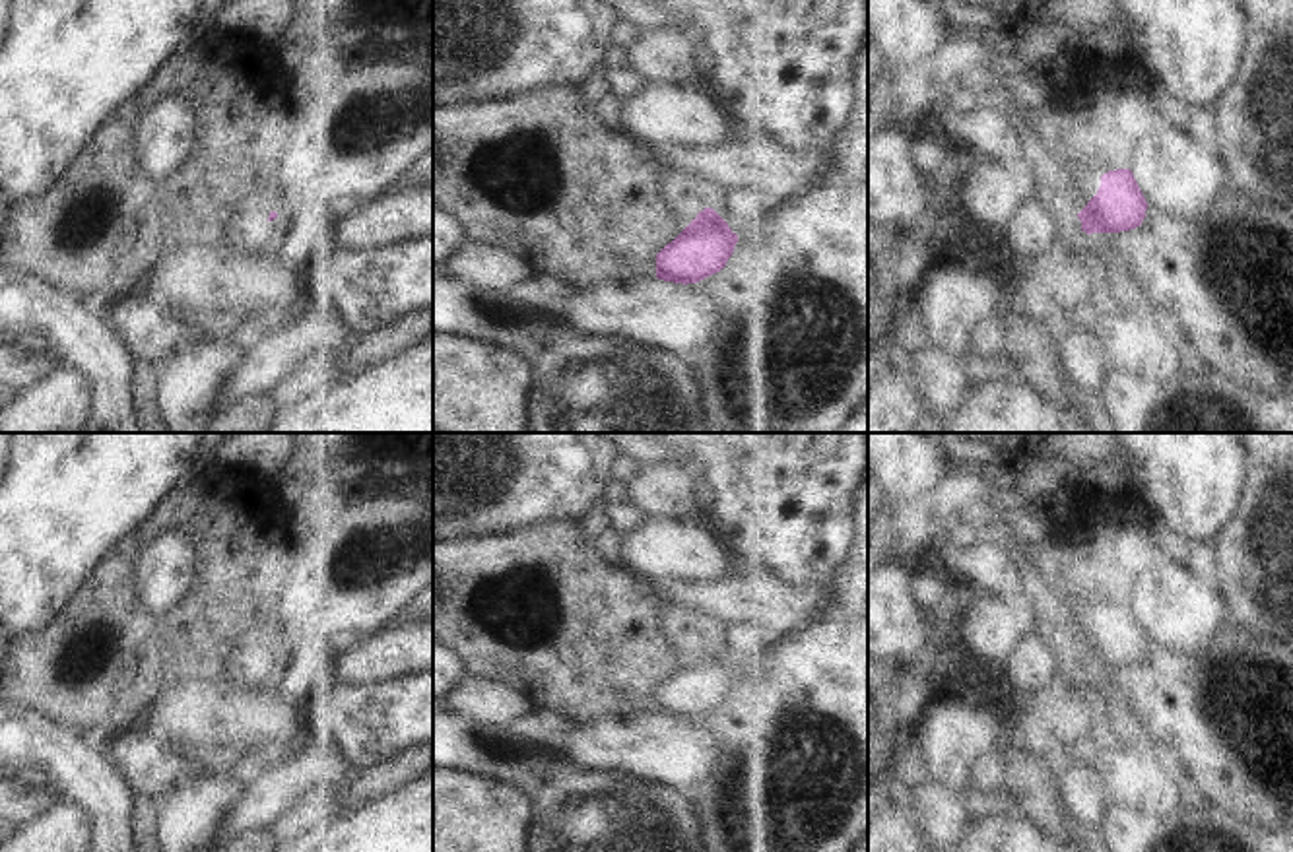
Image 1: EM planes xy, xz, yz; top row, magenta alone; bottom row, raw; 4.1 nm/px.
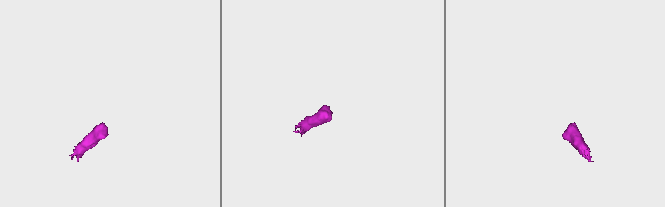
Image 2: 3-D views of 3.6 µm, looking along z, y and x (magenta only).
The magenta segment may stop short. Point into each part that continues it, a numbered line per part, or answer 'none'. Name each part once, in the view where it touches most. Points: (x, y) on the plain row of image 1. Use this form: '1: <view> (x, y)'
none.

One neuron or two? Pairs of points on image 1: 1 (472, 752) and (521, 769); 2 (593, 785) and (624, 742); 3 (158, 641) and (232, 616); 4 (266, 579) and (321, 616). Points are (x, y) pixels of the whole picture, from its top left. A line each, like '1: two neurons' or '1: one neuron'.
1: one neuron
2: two neurons
3: one neuron
4: two neurons

